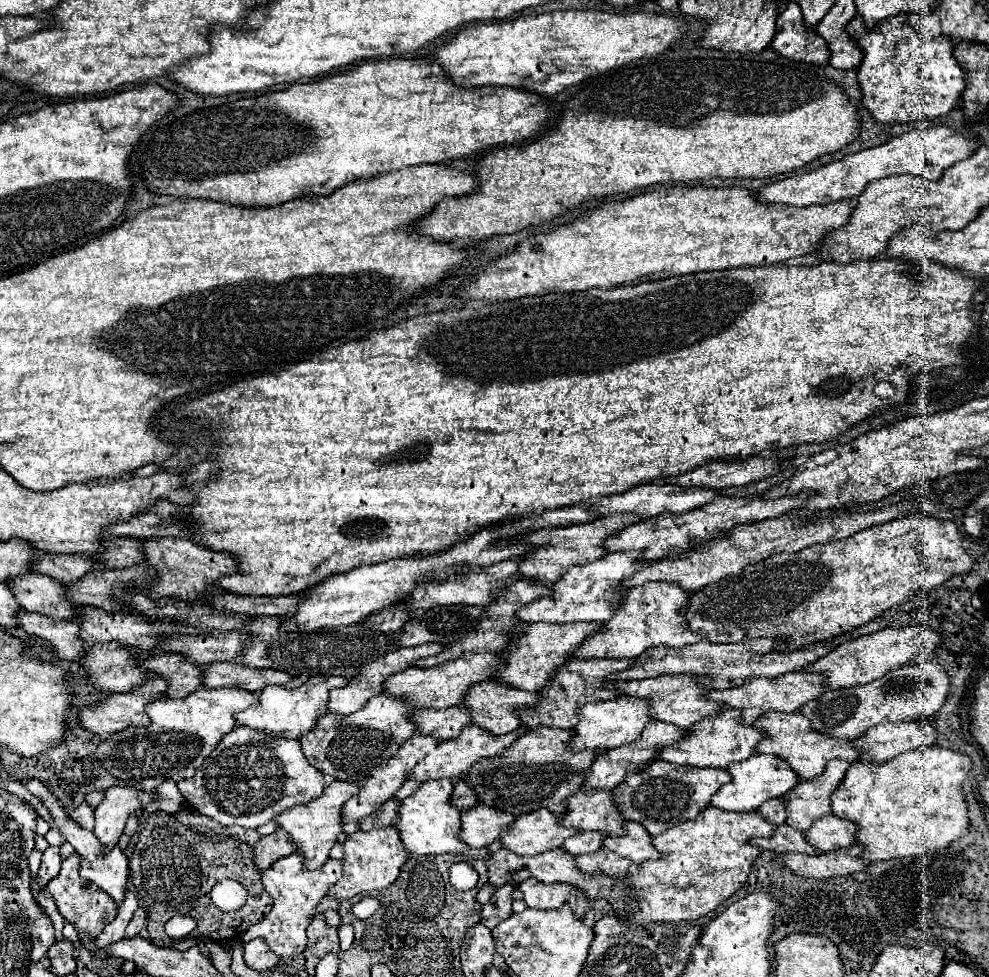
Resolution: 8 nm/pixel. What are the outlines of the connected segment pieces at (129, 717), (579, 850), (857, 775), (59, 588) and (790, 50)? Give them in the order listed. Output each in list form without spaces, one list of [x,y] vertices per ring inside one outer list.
[[[159,677],[147,679],[141,687],[131,689],[127,693],[113,693],[107,699],[99,703],[91,703],[79,709],[79,723],[85,731],[95,733],[95,735],[105,735],[105,733],[117,733],[123,727],[129,725],[147,725],[147,715],[145,715],[145,705],[157,699],[163,699],[163,689],[167,689],[167,681],[159,681]]]
[[[577,833],[563,843],[563,849],[575,857],[601,849],[601,843],[603,843],[603,833]]]
[[[937,745],[929,749],[915,749],[901,753],[893,761],[887,761],[883,765],[855,761],[847,769],[843,781],[831,793],[831,811],[835,817],[847,819],[857,825],[855,843],[863,847],[863,853],[859,857],[867,863],[935,853],[969,833],[967,803],[961,791],[961,783],[969,775],[969,771],[971,771],[971,759],[967,755]]]
[[[23,573],[9,579],[7,587],[25,611],[35,611],[57,621],[75,619],[75,605],[65,597],[65,585],[47,575]]]
[[[789,3],[783,15],[777,17],[777,29],[771,47],[791,61],[813,65],[829,63],[827,43],[815,31],[805,29],[801,9],[795,7],[795,3]]]

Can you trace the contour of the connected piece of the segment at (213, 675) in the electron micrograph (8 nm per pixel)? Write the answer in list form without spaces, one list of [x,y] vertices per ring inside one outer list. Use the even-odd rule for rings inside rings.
[[[209,663],[201,667],[203,685],[211,689],[237,687],[245,691],[259,691],[267,685],[285,685],[291,681],[291,675],[275,669],[253,669],[231,663]]]

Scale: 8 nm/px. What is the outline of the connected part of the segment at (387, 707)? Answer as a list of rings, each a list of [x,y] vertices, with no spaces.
[[[385,693],[375,695],[363,705],[363,709],[351,715],[327,713],[319,717],[315,727],[299,739],[301,751],[321,773],[343,781],[361,781],[371,769],[375,769],[375,765],[391,757],[399,745],[415,733],[415,727],[407,721],[409,713],[413,713],[413,709],[407,709],[403,701],[395,701],[395,697],[389,699]]]

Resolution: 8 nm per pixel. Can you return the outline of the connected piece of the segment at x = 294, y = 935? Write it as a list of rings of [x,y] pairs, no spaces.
[[[291,853],[279,861],[275,861],[263,875],[263,889],[267,889],[267,893],[273,899],[273,909],[269,911],[269,915],[255,923],[251,929],[245,931],[245,935],[241,937],[245,943],[261,937],[265,939],[267,947],[277,955],[277,957],[295,957],[299,953],[303,953],[303,943],[305,943],[305,927],[309,925],[309,913],[319,905],[319,901],[327,895],[327,889],[331,885],[335,885],[335,881],[339,881],[341,877],[341,861],[327,861],[321,869],[315,871],[307,871],[301,867],[303,865],[303,857],[299,857],[299,853]]]

